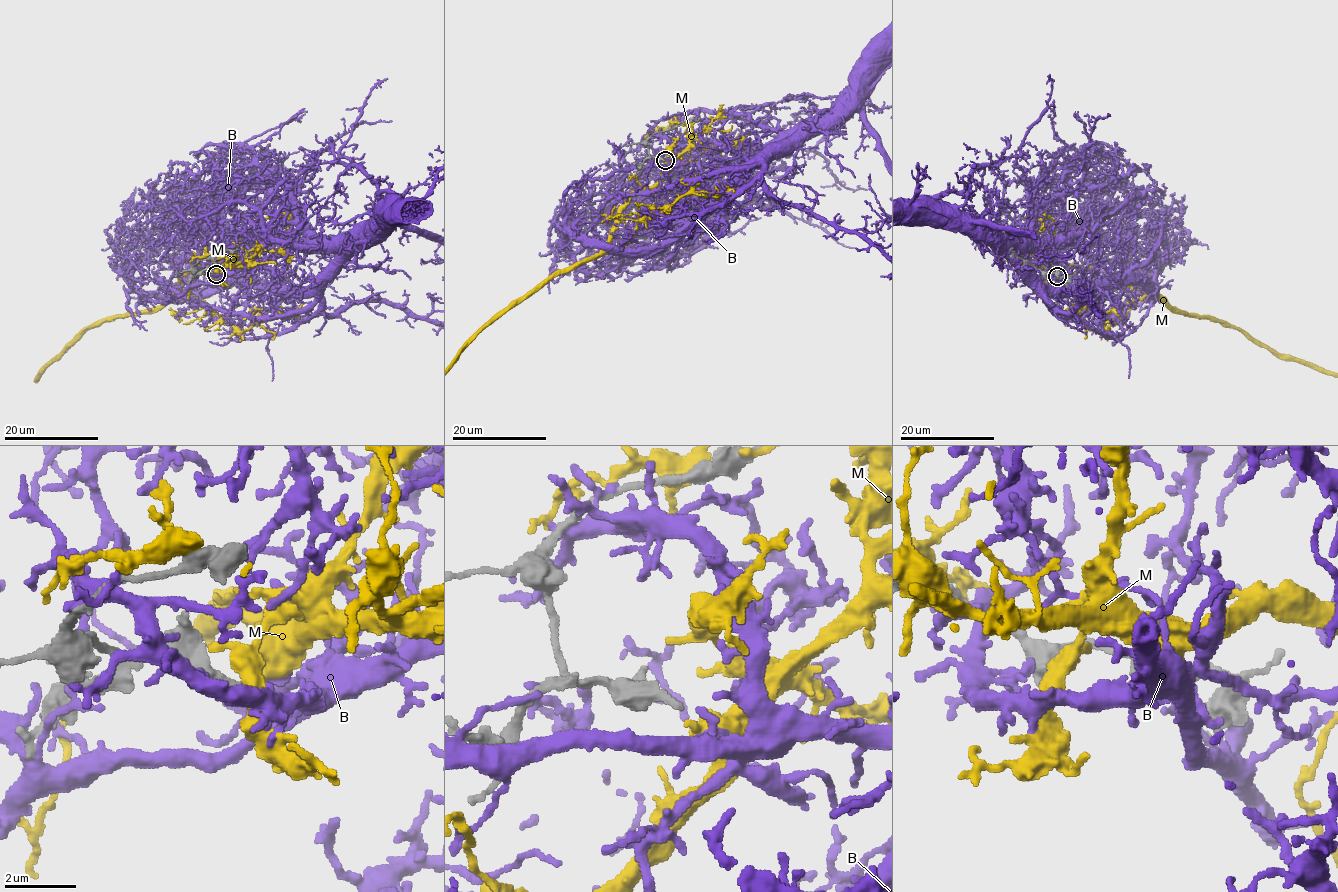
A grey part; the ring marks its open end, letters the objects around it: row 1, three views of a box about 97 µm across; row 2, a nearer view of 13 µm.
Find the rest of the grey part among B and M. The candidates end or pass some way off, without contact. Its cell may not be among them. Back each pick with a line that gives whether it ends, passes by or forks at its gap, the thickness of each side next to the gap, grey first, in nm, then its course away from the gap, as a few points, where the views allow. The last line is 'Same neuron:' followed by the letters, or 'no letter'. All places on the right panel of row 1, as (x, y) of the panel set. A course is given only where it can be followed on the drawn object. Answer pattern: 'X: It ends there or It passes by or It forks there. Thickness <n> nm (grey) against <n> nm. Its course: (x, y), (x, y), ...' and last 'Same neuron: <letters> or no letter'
Same neuron: no letter

